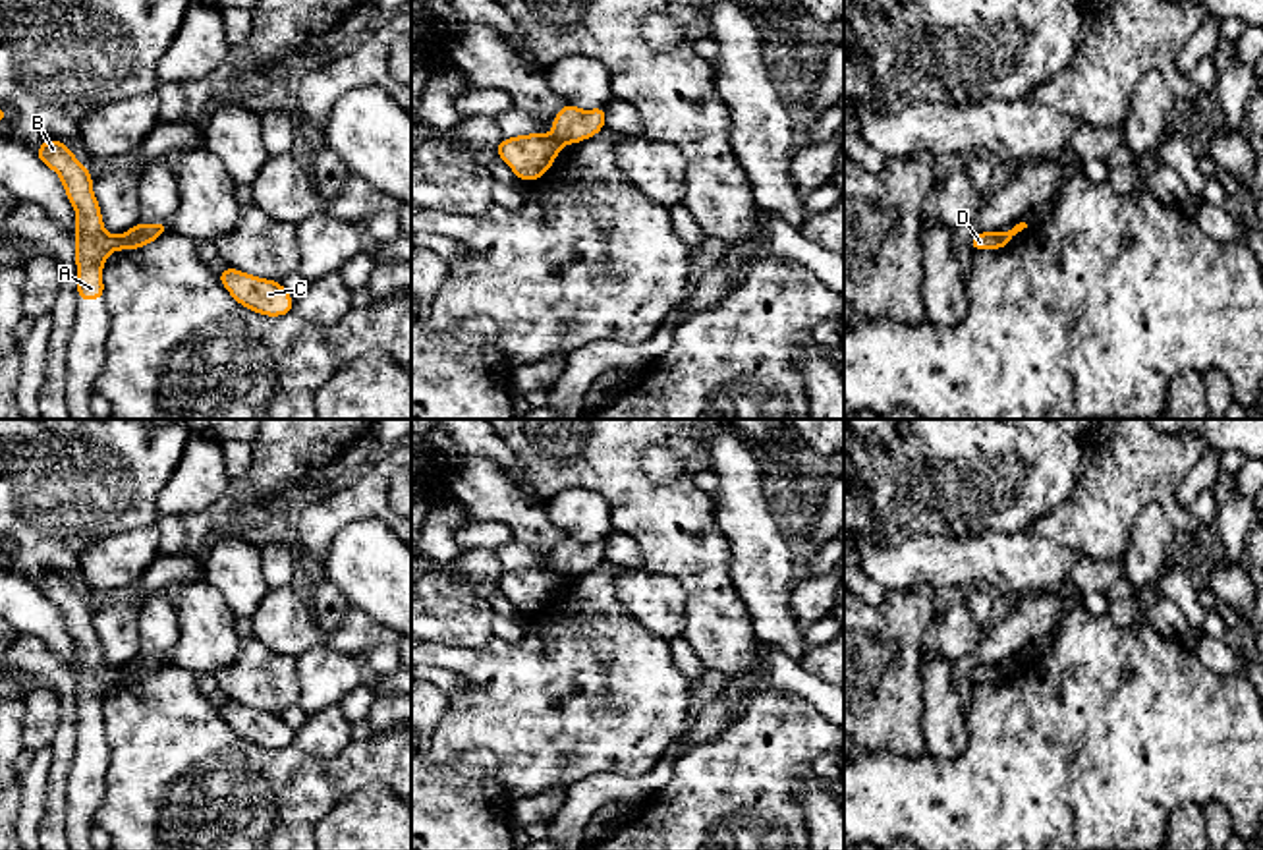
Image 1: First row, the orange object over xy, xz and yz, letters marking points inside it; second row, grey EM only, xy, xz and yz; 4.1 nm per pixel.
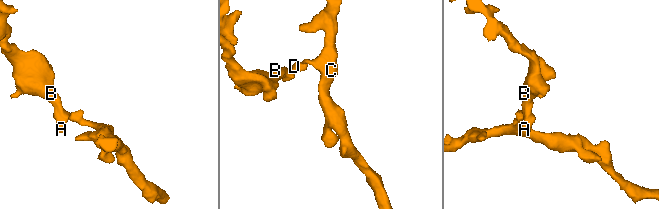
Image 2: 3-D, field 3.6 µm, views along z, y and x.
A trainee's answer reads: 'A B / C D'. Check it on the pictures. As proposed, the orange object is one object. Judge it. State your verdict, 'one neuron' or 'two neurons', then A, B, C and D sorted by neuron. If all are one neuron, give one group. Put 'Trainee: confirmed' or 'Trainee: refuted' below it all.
two neurons; A B / C D
Trainee: confirmed

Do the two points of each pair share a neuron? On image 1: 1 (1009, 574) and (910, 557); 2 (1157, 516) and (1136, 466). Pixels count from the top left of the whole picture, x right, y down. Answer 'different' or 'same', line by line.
1: same
2: different

